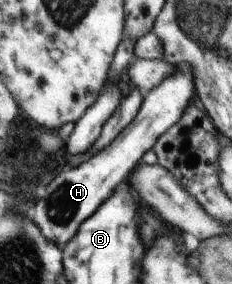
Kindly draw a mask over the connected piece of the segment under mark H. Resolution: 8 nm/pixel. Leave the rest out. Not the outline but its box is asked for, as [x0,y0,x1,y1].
[31,64,196,249]

